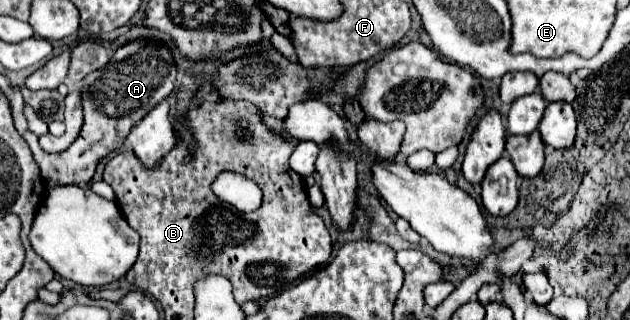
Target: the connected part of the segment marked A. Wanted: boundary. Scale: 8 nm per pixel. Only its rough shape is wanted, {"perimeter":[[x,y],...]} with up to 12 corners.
{"perimeter":[[149,41],[117,49],[83,79],[85,125],[41,153],[43,179],[87,185],[97,163],[169,97],[177,65]]}

